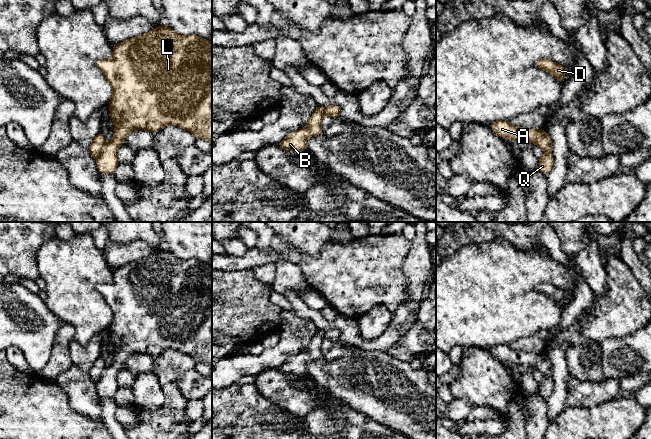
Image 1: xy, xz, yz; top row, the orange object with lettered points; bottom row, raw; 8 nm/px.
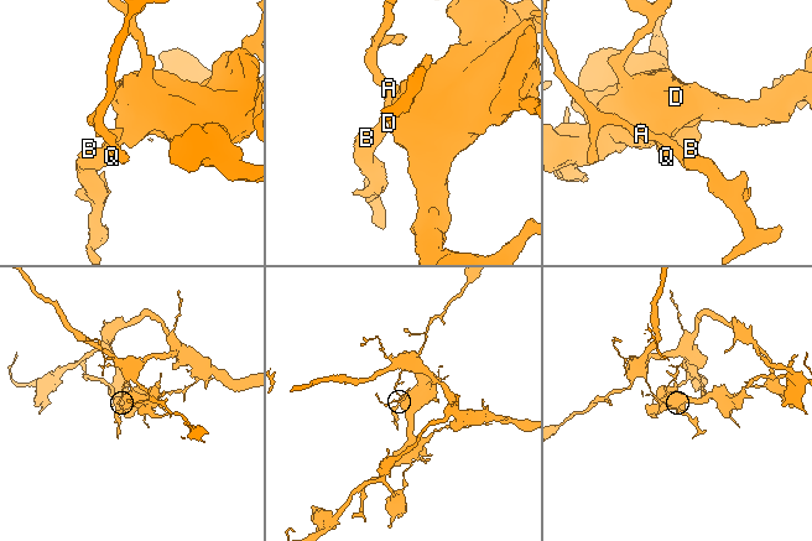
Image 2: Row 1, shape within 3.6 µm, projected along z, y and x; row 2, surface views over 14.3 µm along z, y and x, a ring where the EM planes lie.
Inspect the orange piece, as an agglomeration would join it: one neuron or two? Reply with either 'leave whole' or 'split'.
split

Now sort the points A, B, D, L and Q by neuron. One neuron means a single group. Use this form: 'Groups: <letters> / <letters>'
Groups: A B / D L Q

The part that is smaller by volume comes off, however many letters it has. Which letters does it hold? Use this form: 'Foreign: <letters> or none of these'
Foreign: D, L, Q

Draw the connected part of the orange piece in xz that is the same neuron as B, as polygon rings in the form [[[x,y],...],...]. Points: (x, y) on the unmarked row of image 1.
[[[317,330],[316,334],[311,339],[307,350],[296,356],[289,357],[286,362],[279,367],[279,371],[291,376],[299,376],[307,374],[306,362],[323,358],[321,345],[325,339],[325,332]]]

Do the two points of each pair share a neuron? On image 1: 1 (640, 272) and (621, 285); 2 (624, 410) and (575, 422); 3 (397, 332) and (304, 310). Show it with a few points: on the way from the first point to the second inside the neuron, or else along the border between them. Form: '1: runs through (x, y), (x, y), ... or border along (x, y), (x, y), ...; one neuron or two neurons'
1: border along (621, 257), (640, 284); two neurons
2: runs through (612, 421), (587, 422); one neuron
3: runs through (374, 344), (360, 343), (341, 324), (327, 324); one neuron

